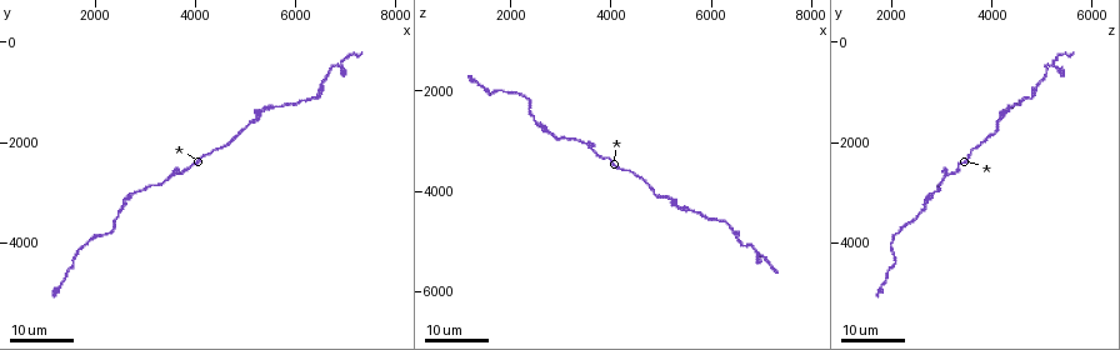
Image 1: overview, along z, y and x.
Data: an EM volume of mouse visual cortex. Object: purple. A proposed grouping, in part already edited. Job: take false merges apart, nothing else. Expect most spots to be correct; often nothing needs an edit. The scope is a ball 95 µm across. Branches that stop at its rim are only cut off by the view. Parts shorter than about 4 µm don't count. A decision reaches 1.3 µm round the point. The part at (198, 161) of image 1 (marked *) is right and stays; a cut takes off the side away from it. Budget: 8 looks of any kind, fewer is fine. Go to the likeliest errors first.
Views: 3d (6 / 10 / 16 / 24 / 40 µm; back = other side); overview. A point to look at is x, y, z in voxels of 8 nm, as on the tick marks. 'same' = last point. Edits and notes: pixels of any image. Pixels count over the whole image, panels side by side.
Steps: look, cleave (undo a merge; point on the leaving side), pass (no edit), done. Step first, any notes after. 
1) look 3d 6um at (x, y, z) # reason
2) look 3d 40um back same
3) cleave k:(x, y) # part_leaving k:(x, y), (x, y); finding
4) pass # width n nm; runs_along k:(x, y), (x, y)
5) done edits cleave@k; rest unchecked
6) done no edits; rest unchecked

look 3d 24um at (1900, 3900, 2000) # thin neck

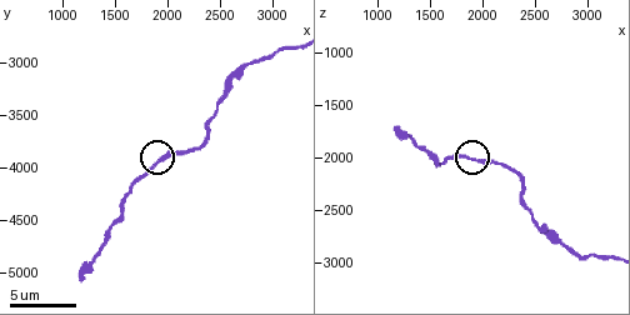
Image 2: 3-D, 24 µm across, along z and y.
look 3d 10um at (1920, 3940, 2000)

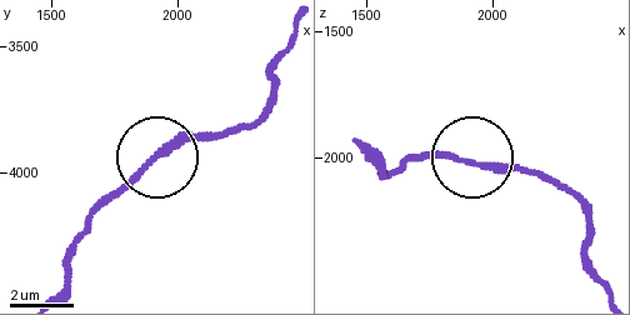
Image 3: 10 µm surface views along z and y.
pass # runs_along 3:(606, 291), (569, 194), (520, 170), (410, 154); all the same cell

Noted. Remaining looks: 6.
look 3d 24um at (1600, 4400, 2100) # calibre changes

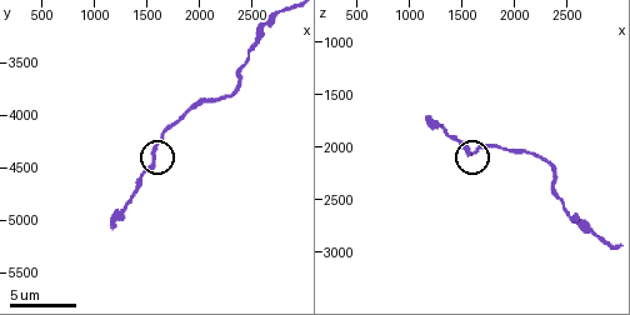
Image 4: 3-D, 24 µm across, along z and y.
look 3d 10um same

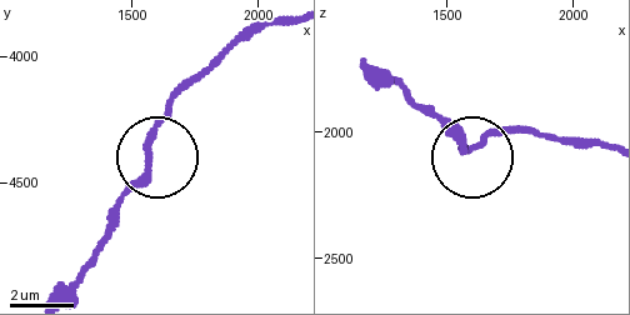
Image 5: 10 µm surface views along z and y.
pass # runs_along 5:(294, 24), (245, 29), (180, 90), (145, 171), (119, 209); one cell here

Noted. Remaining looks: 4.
look 3d 24um at (3700, 2600, 3150)

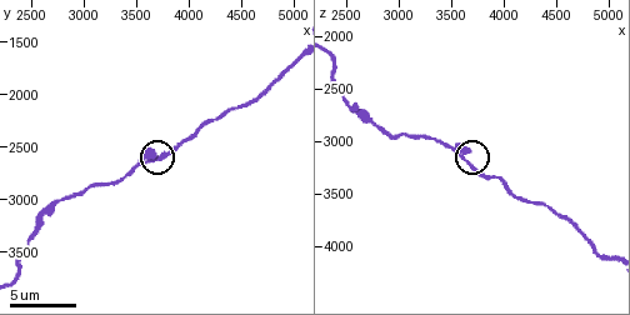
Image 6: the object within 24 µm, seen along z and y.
look 3d 10um at (3640, 2620, 3200) # zoom in

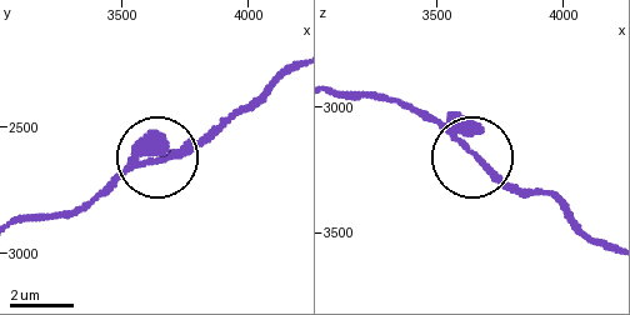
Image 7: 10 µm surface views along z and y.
pass # runs_along 7:(575, 220), (546, 193), (490, 174), (420, 113); all the same cell

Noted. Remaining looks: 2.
look 3d 16um at (6500, 1100, 4850) # calibre changes

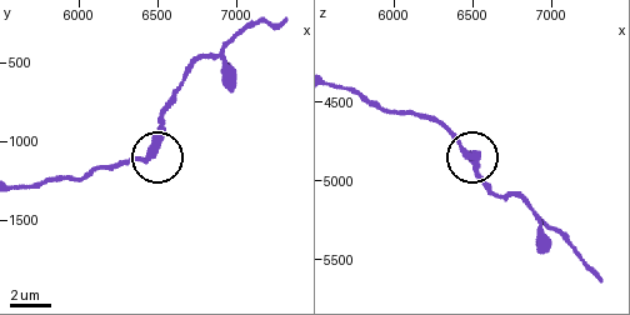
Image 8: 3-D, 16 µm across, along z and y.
look 3d 6um at (6460, 1080, 4820)

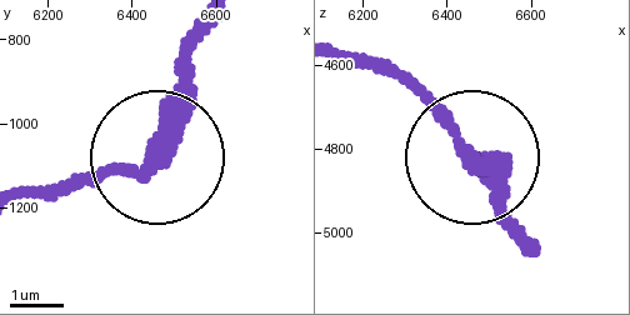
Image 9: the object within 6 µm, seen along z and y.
pass # runs_along 9:(24, 195), (144, 164), (194, 48); all the same cell

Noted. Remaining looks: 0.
done no edits; rest unchecked

